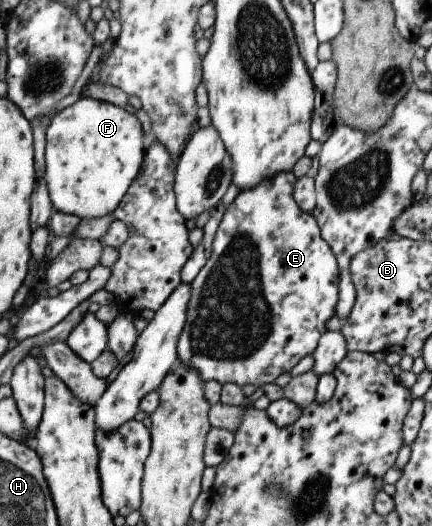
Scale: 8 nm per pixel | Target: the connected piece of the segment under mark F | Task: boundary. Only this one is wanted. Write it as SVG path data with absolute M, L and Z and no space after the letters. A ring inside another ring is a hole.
M81 97L58 112L46 130L45 173L55 212L100 219L114 214L144 164L142 122L123 107Z

